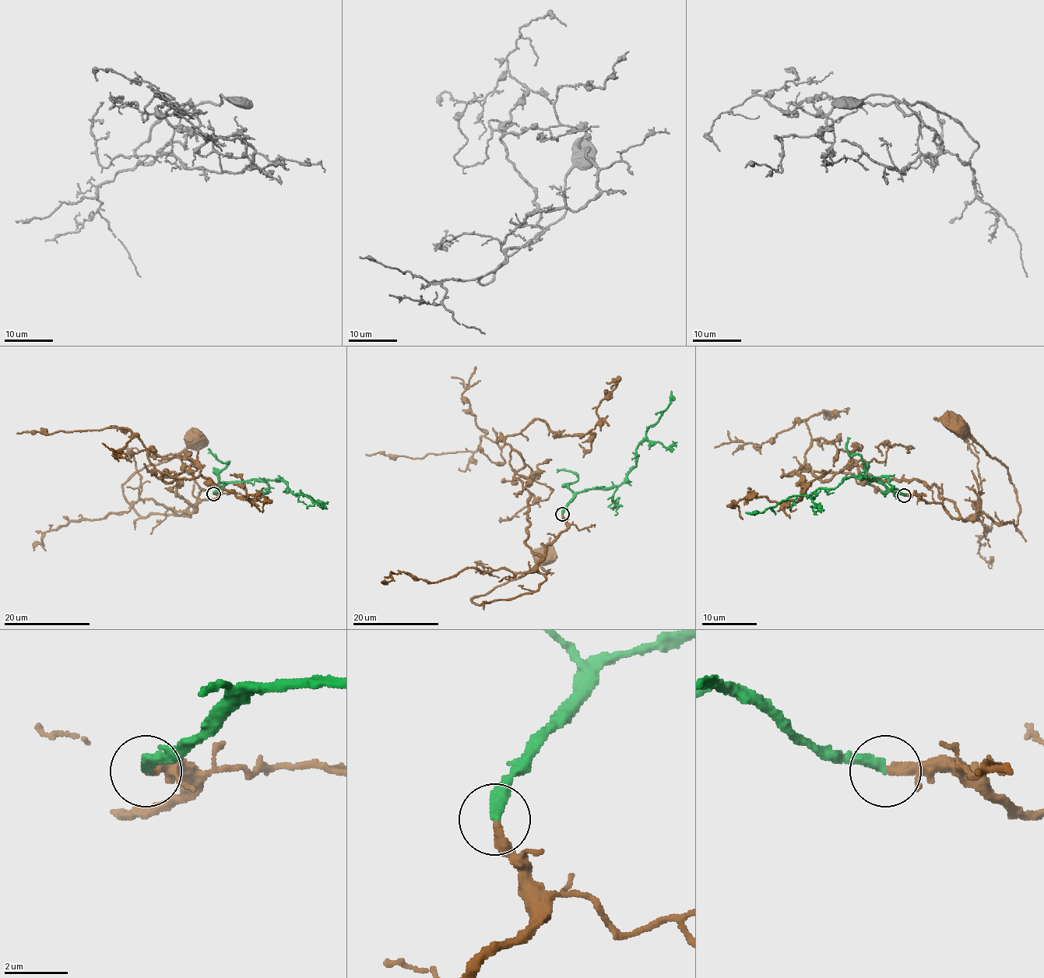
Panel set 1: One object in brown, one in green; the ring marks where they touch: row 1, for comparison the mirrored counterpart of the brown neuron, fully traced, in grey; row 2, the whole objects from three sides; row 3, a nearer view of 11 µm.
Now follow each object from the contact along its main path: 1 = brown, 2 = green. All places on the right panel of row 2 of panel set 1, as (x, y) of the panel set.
1: (904, 495), (940, 502), (954, 518), (978, 511), (995, 523), (1016, 524), (1020, 511), (1007, 469), (957, 425)
2: (904, 495), (871, 477), (846, 477), (834, 488), (789, 497), (761, 513), (746, 511)

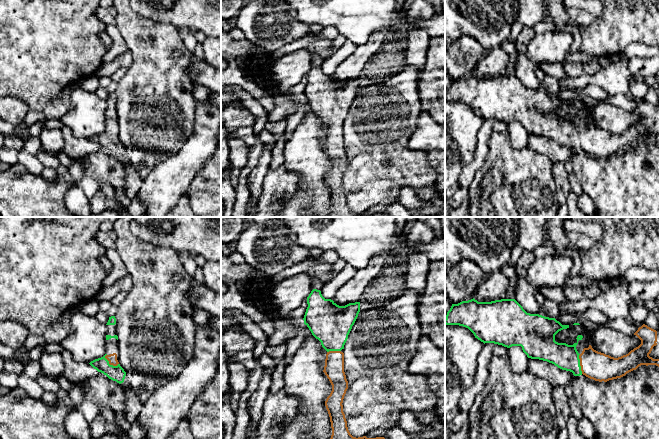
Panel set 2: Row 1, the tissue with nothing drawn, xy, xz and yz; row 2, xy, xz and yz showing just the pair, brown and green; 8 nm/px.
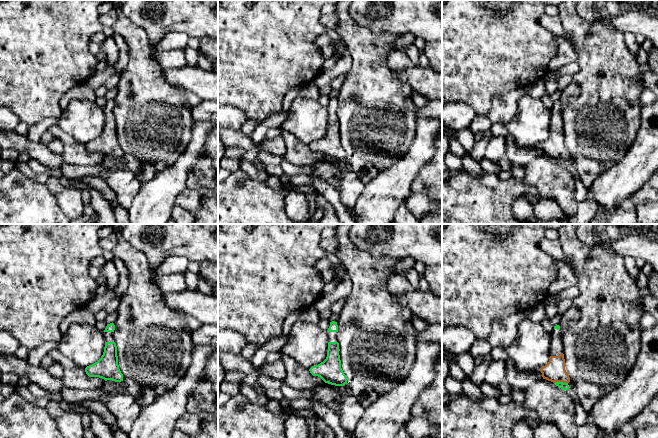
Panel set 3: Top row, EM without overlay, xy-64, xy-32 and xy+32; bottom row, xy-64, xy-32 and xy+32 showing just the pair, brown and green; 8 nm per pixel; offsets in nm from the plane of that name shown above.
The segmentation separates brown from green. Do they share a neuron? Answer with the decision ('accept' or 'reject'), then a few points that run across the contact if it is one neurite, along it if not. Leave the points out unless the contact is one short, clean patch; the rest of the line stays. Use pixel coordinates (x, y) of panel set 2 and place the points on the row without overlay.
accept; line yz (595, 141), (580, 140), (566, 133)

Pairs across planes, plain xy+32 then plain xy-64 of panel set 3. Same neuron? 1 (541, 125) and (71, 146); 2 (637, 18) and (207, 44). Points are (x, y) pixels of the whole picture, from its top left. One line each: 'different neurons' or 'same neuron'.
1: different neurons
2: different neurons

